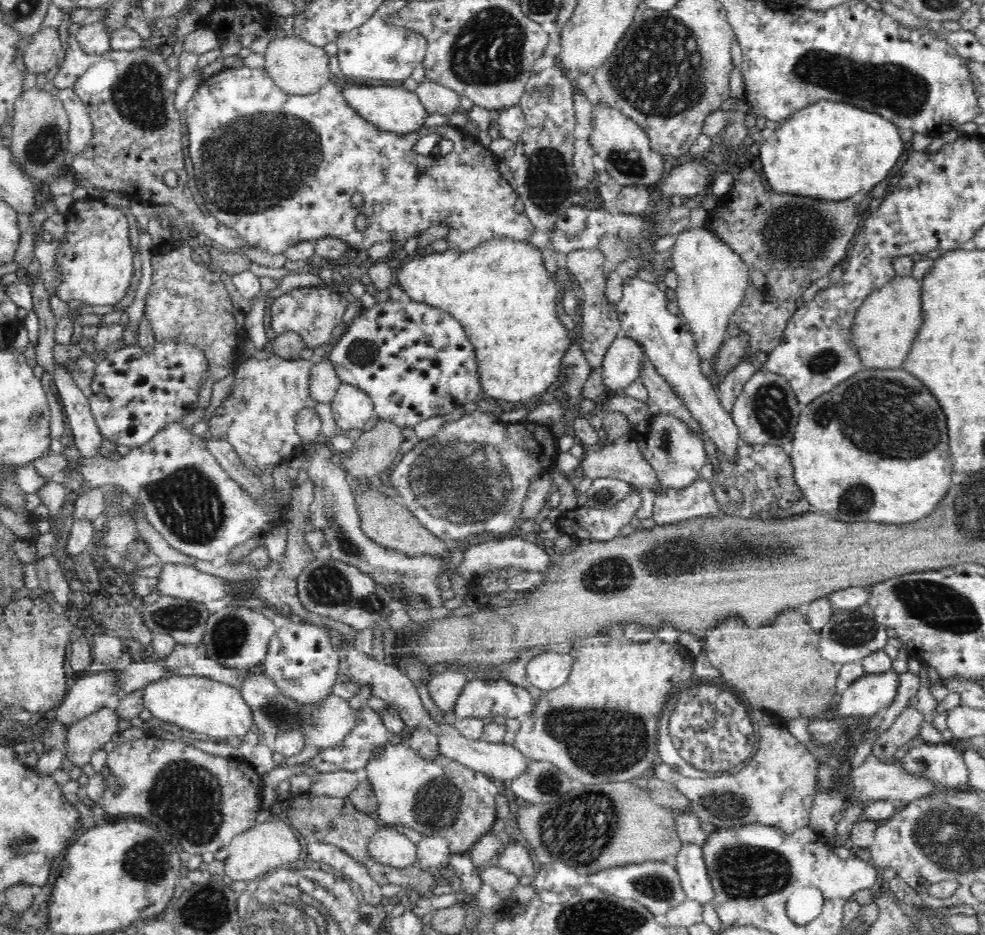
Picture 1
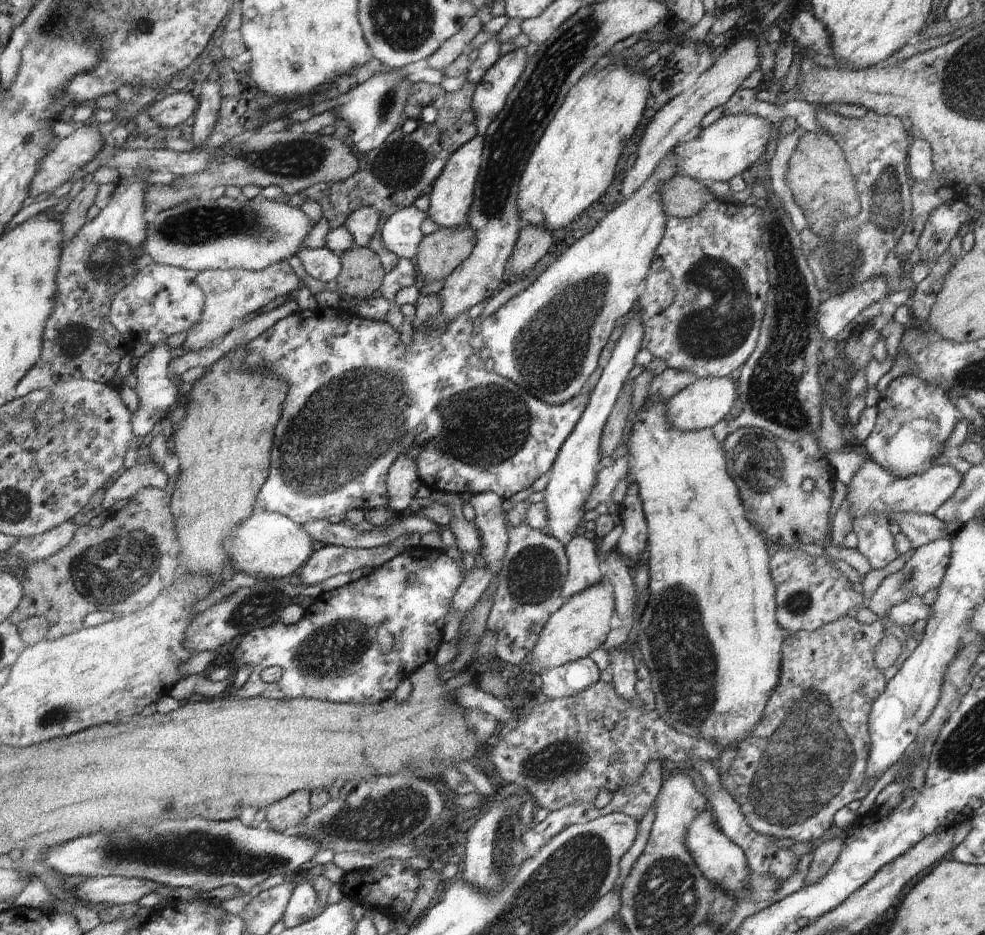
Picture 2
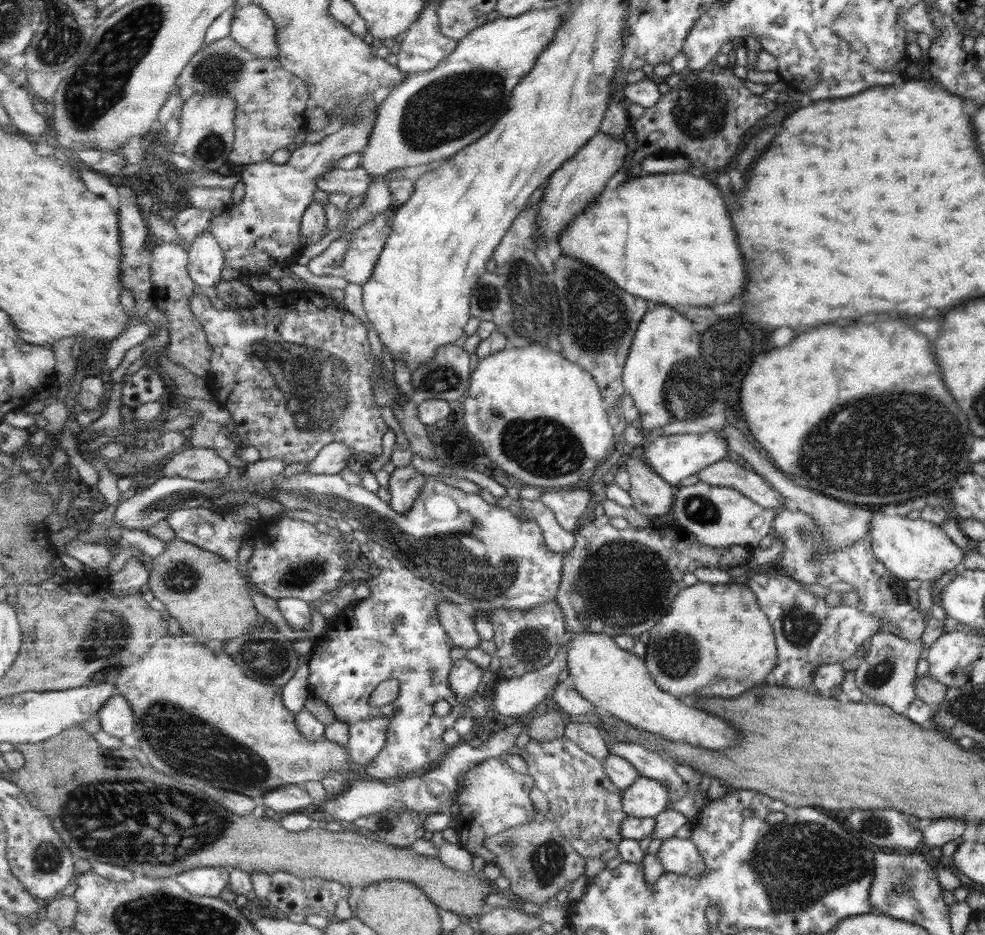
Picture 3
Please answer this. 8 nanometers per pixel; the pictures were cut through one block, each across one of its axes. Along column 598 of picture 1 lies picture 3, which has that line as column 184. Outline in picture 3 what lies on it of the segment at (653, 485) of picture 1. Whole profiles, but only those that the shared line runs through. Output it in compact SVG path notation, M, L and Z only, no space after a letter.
M190 446L170 455L161 471L165 477L205 482L227 478L230 467L229 461L213 449Z

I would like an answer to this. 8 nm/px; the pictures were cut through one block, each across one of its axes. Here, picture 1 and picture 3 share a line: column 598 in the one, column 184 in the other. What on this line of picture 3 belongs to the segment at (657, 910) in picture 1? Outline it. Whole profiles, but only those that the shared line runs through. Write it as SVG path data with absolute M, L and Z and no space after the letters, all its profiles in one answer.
M228 867L197 868L191 872L179 874L176 879L189 892L197 896L217 897L227 888L230 871Z

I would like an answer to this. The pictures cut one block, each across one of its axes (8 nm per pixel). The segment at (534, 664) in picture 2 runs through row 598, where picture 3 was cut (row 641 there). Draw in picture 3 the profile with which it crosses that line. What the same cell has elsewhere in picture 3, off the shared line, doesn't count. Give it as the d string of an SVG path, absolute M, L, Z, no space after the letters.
M575 634L568 639L568 672L579 694L590 700L596 712L609 713L671 741L689 742L701 748L729 748L739 740L739 732L723 720L691 708L673 694L657 686L648 665L640 656L616 644L607 634Z

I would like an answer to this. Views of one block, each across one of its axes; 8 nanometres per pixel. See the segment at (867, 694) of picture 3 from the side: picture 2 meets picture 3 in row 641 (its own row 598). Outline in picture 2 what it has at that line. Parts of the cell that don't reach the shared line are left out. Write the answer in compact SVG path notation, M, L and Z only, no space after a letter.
M949 537L936 539L921 547L917 547L915 553L905 562L899 572L891 574L882 580L877 590L869 598L869 606L867 608L878 618L883 618L895 604L900 604L909 600L909 598L917 598L919 600L925 595L927 590L939 587L949 563L950 553Z

